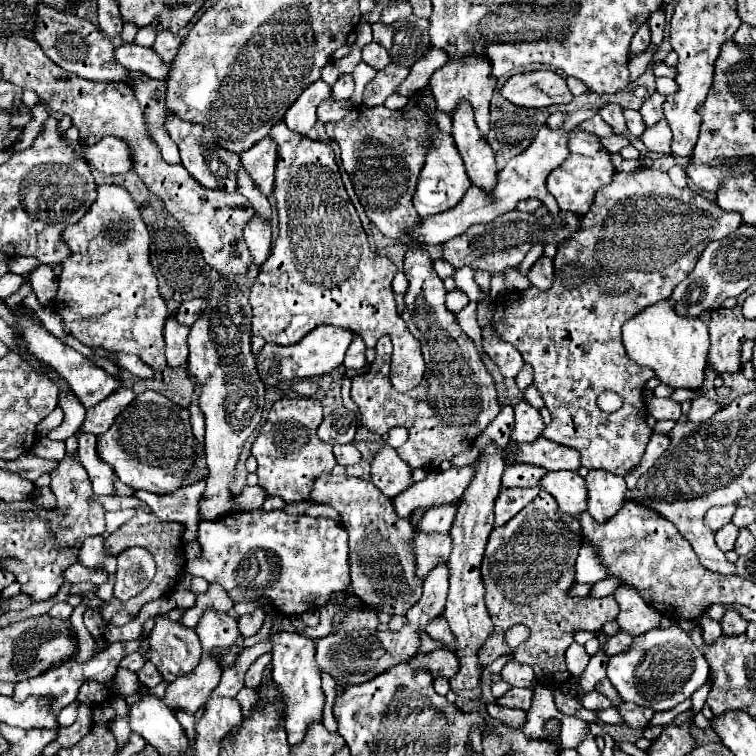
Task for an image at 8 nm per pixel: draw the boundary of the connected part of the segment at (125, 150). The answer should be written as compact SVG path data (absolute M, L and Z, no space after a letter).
M106 136L94 146L84 146L80 156L106 174L126 174L132 170L132 148L116 136Z

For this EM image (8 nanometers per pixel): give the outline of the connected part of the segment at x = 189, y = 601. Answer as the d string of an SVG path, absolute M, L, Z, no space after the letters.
M174 590L174 598L176 598L176 608L180 610L188 610L196 604L196 596L186 590Z

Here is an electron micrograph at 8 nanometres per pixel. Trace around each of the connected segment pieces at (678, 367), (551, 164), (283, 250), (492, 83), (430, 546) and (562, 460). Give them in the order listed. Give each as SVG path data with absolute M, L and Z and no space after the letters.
M672 298L648 306L622 326L622 342L628 356L640 364L650 366L656 376L674 388L700 388L710 350L708 328L700 318L680 318L672 310Z
M544 124L538 130L538 136L532 140L532 144L522 154L514 156L504 166L504 170L498 172L498 184L496 184L496 190L492 194L486 194L484 190L478 190L478 188L470 186L470 190L466 192L466 196L452 210L420 220L420 228L414 230L414 234L418 236L418 240L424 242L424 244L444 244L444 242L452 240L454 236L464 234L464 230L468 230L468 226L492 222L496 216L514 210L516 204L520 200L526 200L526 198L540 200L542 204L548 206L548 210L552 214L556 214L558 212L558 204L552 198L552 194L548 194L546 178L548 178L548 174L556 166L560 166L560 164L564 164L568 160L568 134L570 132L570 130L562 130L562 128L556 128L554 130L548 124Z
M282 122L270 130L270 138L278 142L280 150L274 182L274 196L280 214L280 236L274 242L274 248L268 260L262 264L262 270L250 290L254 336L262 336L266 342L274 342L278 346L292 346L304 338L304 332L310 332L320 324L332 324L351 330L363 339L367 348L375 348L380 337L387 334L392 338L393 345L390 363L392 386L398 392L416 388L424 376L424 356L420 354L420 342L416 342L406 324L402 320L398 322L394 312L390 312L390 308L396 308L390 282L398 270L390 258L370 250L356 208L340 180L332 148L318 140L288 132Z
M468 56L464 60L448 60L444 68L436 70L430 78L430 88L436 100L436 106L446 116L452 116L462 102L468 102L474 110L476 126L480 128L482 136L490 132L490 100L496 88L496 80L490 78L490 62L482 56Z
M414 530L414 538L410 546L416 558L416 576L422 582L432 568L448 560L448 554L452 552L452 536L450 534L424 534L422 530Z
M540 436L538 442L522 444L518 448L516 462L542 466L546 470L578 470L580 468L580 454L572 448L560 446L556 442L548 442Z

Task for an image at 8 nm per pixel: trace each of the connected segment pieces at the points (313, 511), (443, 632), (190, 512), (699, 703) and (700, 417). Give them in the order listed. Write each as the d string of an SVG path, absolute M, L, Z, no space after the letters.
M328 505L312 506L309 509L307 509L305 514L313 517L328 517L335 520L338 523L341 523L338 512Z
M442 616L442 618L436 618L434 622L430 622L430 624L426 626L426 632L428 632L434 640L444 642L446 648L450 648L450 650L456 648L456 642L452 642L452 634L450 634L450 630L448 630L448 622L446 622L444 616Z
M198 480L192 486L186 486L182 490L176 490L172 494L164 494L164 496L156 496L150 492L136 492L136 496L146 502L152 512L164 520L164 522L184 522L188 526L190 532L186 532L184 542L190 542L196 538L196 522L198 522L198 500L204 492L206 482Z
M706 682L703 686L701 686L698 690L696 690L692 696L691 696L691 701L692 701L692 711L693 711L693 716L691 719L687 722L684 722L682 726L689 726L690 722L693 720L694 716L701 711L703 708L704 704L706 703L706 699L708 697L708 693L710 691L711 685L709 682Z
M696 398L692 400L692 410L688 414L688 420L690 422L706 422L710 416L714 416L718 410L720 410L720 402L718 400L712 400L712 398Z

